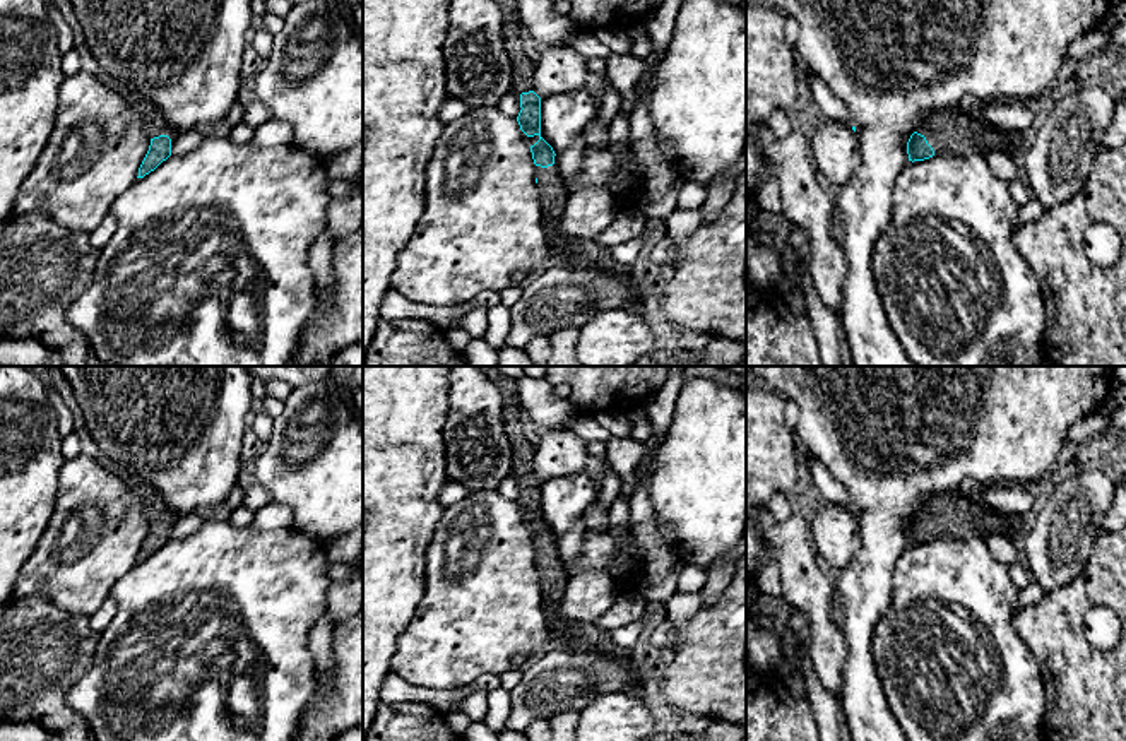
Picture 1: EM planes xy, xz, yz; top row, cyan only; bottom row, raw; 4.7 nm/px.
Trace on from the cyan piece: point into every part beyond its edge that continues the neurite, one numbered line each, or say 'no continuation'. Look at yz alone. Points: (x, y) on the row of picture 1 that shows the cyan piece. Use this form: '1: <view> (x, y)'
1: yz (948, 132)

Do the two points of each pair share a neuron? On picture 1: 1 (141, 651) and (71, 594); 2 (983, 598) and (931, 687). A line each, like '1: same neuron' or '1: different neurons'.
1: different neurons
2: same neuron

